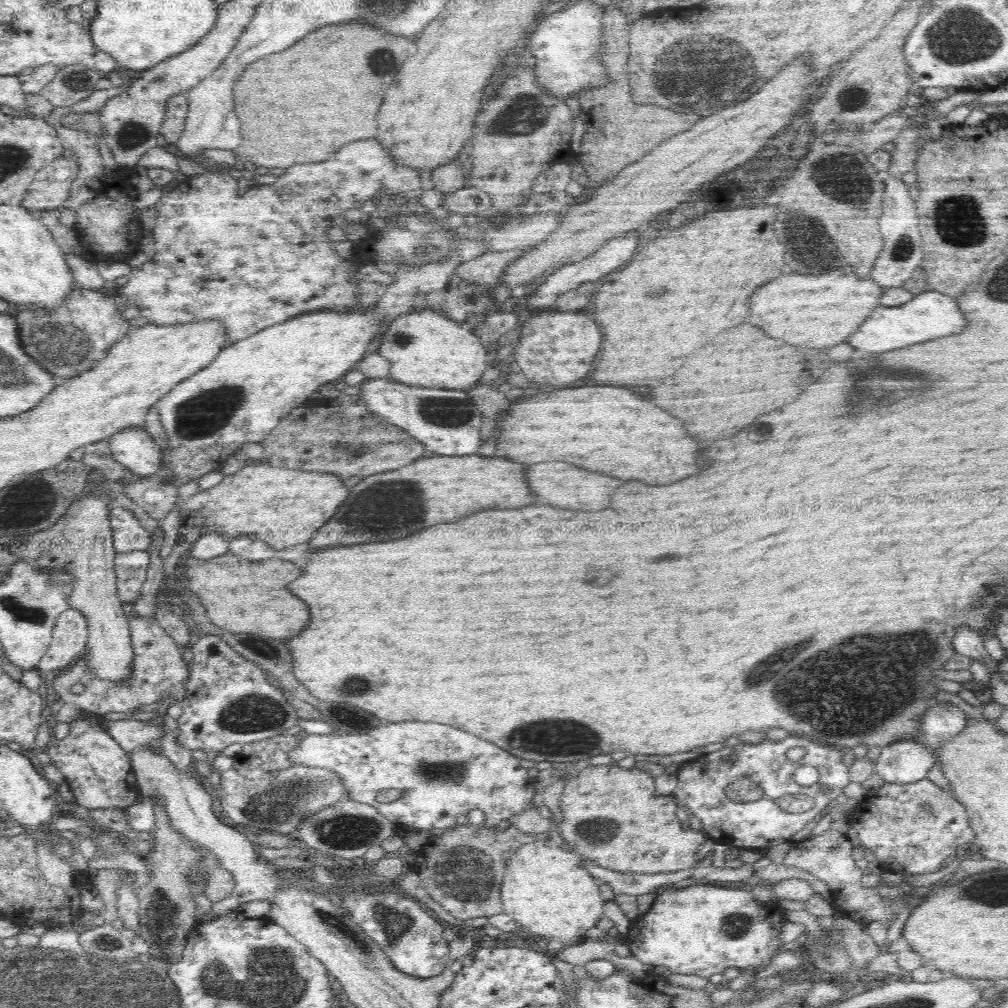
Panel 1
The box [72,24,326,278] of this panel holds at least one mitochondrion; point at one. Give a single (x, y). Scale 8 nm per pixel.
(131, 135)

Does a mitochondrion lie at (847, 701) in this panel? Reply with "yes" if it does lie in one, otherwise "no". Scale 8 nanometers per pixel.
yes

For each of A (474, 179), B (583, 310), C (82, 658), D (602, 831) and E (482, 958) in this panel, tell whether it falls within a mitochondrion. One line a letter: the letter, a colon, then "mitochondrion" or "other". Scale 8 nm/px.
A: other
B: other
C: other
D: mitochondrion
E: other

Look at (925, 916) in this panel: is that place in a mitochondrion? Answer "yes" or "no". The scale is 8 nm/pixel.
no

